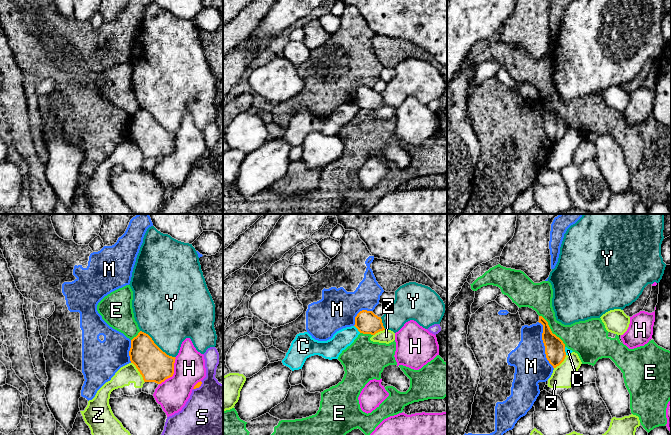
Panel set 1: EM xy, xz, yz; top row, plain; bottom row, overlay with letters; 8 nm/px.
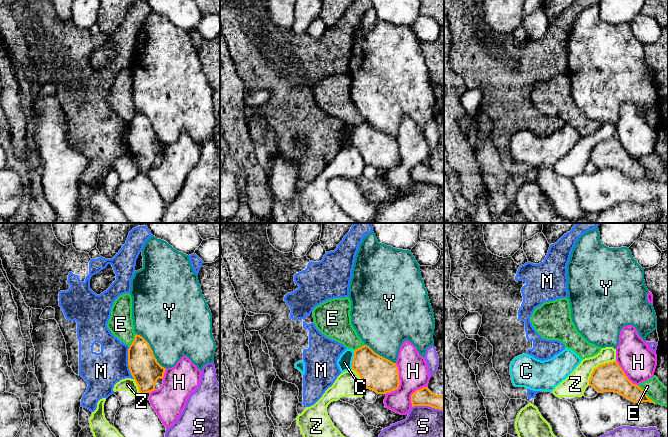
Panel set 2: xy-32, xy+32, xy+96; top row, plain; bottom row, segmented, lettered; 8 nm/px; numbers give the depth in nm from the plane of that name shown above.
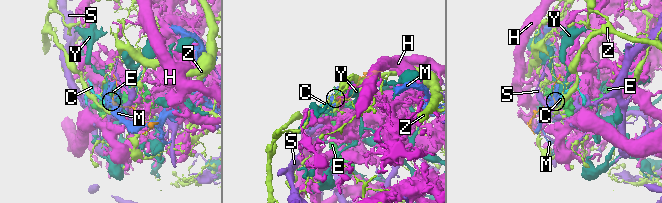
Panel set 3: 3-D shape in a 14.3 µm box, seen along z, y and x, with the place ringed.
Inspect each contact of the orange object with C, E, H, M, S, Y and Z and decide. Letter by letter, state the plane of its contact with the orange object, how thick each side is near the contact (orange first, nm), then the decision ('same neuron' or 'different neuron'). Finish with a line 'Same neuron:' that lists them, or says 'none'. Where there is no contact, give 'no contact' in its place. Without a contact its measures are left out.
C: xz | 180/150 nm | different neuron
E: yz | 160/260 nm | different neuron
H: xy | 260/260 nm | different neuron
M: yz | 160/280 nm | different neuron
S: xy | 40/480 nm | different neuron
Y: xy | 260/440 nm | different neuron
Z: xy | 260/150 nm | different neuron
Same neuron: none

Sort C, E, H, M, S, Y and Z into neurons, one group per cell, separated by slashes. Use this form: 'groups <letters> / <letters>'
groups C H / E / M / S / Y / Z

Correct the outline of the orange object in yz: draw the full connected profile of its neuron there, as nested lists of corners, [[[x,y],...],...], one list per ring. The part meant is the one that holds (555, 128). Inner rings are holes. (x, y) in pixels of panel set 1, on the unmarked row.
[[[539,92],[538,98],[543,101],[542,116],[545,122],[546,134],[553,144],[556,144],[566,133],[565,120],[552,109],[548,98],[542,92]]]

